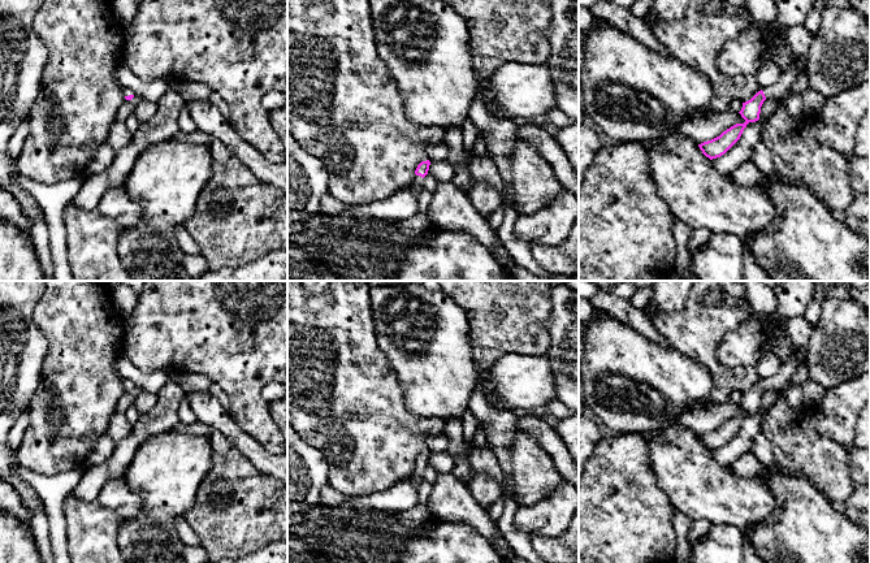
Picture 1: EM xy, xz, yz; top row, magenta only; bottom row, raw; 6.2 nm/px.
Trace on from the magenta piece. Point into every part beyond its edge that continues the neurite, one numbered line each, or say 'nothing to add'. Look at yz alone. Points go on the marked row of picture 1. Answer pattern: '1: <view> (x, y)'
1: yz (787, 78)

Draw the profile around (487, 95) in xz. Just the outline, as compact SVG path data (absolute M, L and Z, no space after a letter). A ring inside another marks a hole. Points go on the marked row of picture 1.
M482 85L482 98L484 98L484 103L486 107L486 111L495 118L510 118L514 120L510 114L507 114L506 112L498 109L492 99L492 92L488 91L484 85Z

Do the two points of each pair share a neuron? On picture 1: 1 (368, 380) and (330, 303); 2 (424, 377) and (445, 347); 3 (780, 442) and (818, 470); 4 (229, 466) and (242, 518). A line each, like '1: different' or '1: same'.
1: same
2: same
3: same
4: same

